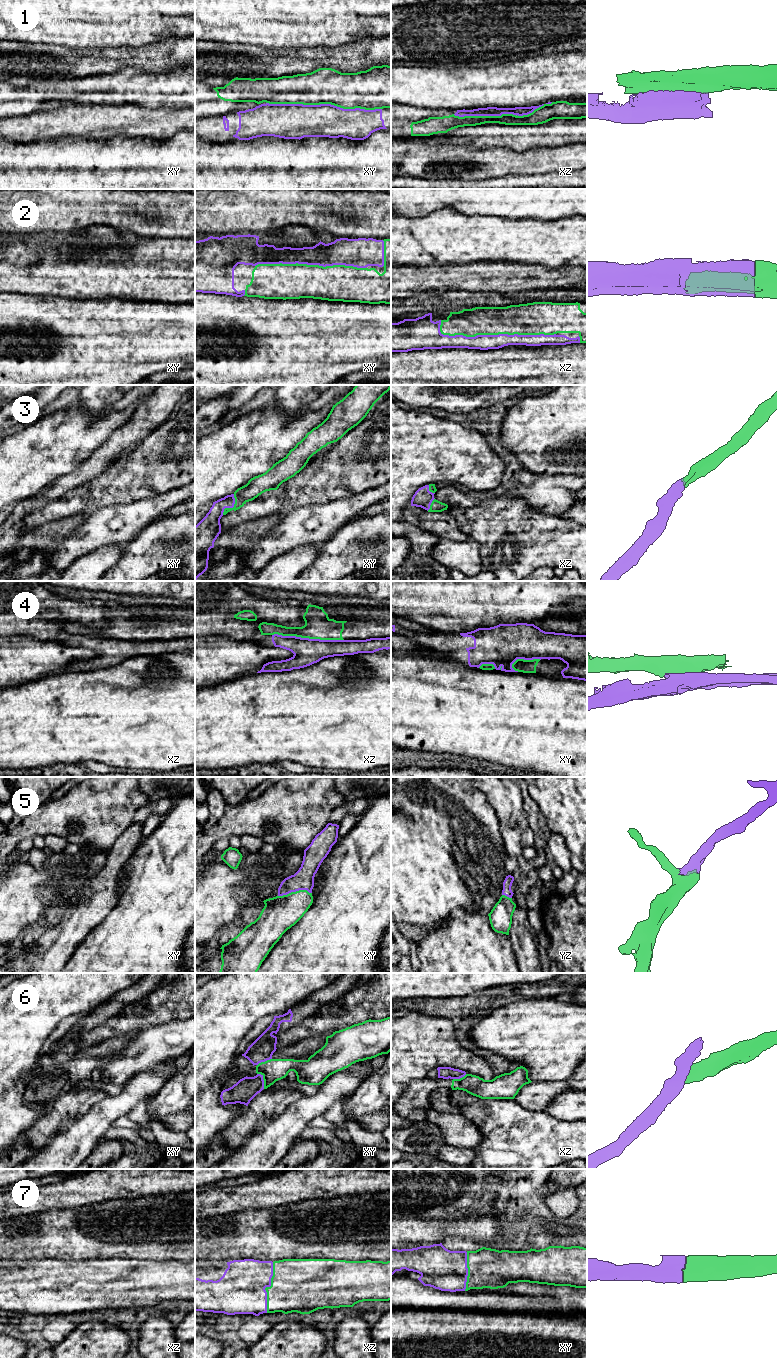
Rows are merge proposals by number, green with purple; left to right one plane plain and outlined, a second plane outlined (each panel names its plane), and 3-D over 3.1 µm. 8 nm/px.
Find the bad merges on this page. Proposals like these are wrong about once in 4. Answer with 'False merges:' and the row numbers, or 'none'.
False merges: 1, 4, 6

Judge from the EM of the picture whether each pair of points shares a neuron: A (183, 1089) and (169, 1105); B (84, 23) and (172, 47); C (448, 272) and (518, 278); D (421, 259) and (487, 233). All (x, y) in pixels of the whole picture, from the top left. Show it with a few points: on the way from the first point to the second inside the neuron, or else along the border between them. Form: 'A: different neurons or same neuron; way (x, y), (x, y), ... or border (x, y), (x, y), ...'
A: same neuron; way (179, 1093), (171, 1101)
B: different neurons; border (176, 36), (170, 36), (161, 41), (130, 46)
C: same neuron; way (465, 275), (501, 275)
D: same neuron; way (437, 243), (441, 239), (471, 239)

